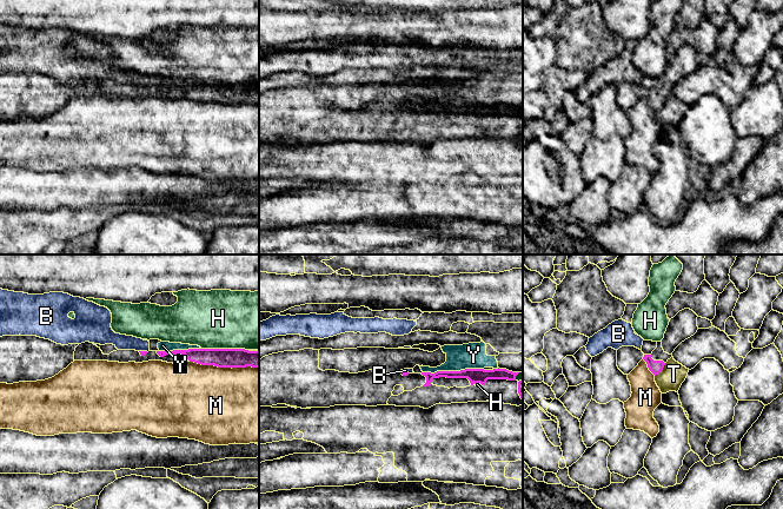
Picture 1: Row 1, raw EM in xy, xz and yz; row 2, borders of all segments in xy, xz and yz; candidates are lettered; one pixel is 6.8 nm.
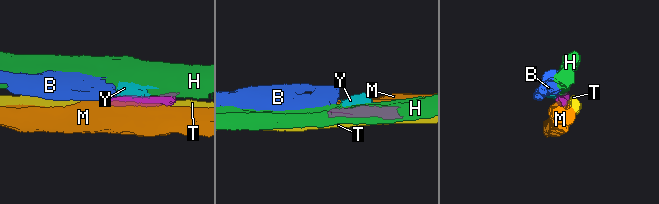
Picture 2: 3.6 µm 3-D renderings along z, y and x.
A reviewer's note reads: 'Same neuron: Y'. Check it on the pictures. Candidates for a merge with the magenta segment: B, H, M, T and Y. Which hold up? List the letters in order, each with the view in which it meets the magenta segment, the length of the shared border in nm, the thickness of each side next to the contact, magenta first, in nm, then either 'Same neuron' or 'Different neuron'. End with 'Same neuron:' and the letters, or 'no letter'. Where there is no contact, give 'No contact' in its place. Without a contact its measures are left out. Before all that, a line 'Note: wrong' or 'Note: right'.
Note: wrong
B: Touches magenta in xy. Shared border 60 nm. Thickness 30 nm (magenta) against 110 nm. Different neuron
H: Touches magenta in xy. Shared border 320 nm. Thickness 130 nm (magenta) against 400 nm. Different neuron
M: Touches magenta in xy. Shared border 480 nm. Thickness 130 nm (magenta) against 500 nm. Different neuron
T: Touches magenta in yz. Shared border 120 nm. Thickness 90 nm (magenta) against 170 nm. Different neuron
Y: Touches magenta in xz. Shared border 420 nm. Thickness 100 nm (magenta) against 180 nm. Different neuron
Same neuron: no letter

